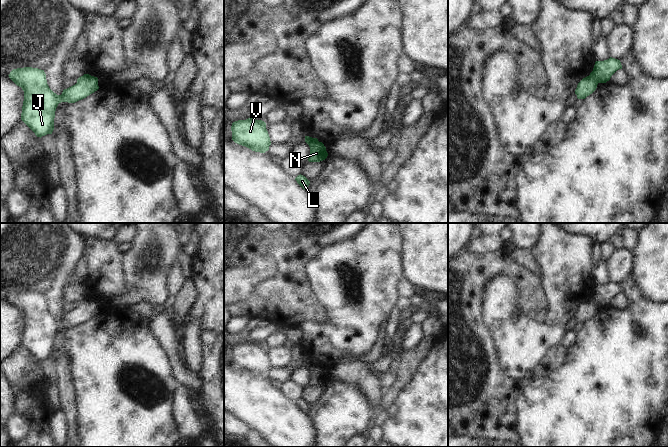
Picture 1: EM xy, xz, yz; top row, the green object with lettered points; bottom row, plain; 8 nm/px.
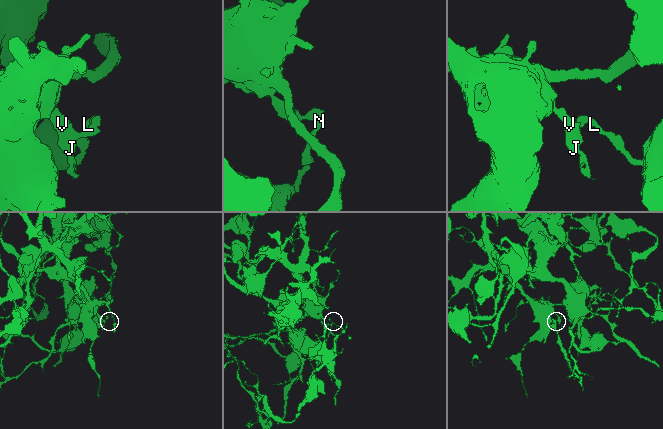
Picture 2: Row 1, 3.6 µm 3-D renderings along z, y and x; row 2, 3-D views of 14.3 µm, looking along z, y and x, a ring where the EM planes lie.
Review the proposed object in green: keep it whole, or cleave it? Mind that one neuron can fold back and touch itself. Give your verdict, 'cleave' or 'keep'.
cleave

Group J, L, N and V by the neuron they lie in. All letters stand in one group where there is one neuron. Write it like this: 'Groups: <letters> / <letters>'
Groups: J V / L N

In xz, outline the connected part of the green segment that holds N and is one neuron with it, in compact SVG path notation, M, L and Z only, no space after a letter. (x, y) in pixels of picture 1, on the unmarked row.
M312 365L308 369L310 371L309 386L320 386L327 382L328 377L322 366Z

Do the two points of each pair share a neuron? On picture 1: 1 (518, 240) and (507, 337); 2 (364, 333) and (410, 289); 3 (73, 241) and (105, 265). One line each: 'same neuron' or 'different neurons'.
1: different neurons
2: different neurons
3: different neurons

